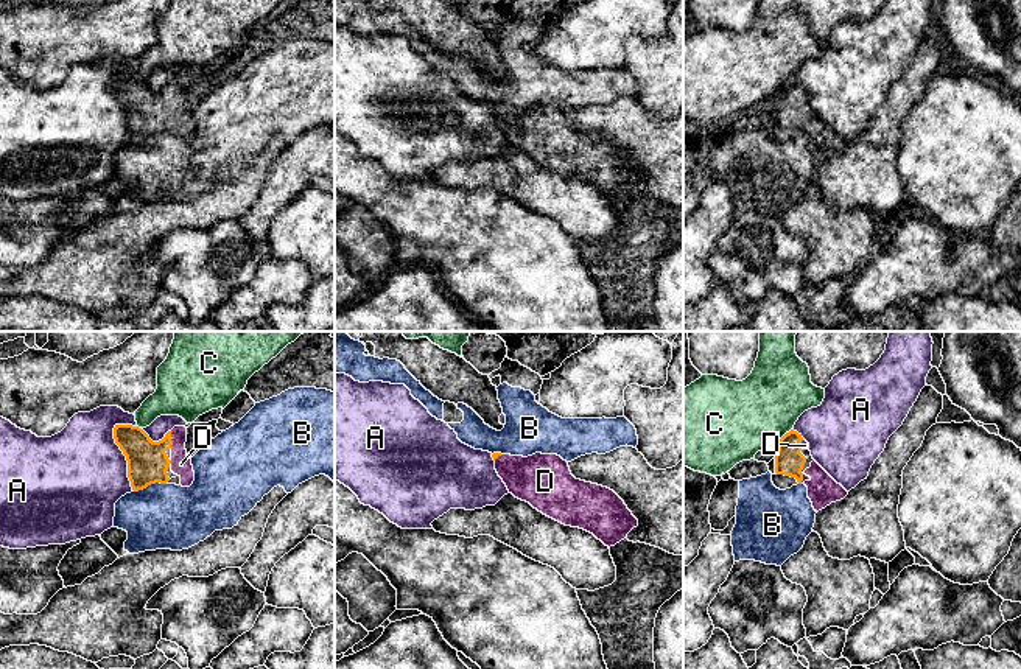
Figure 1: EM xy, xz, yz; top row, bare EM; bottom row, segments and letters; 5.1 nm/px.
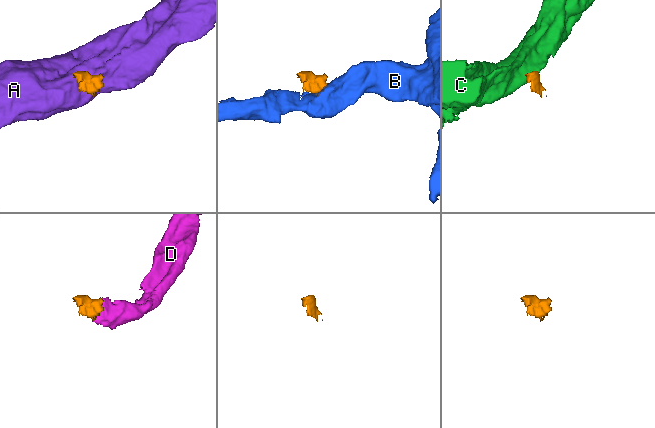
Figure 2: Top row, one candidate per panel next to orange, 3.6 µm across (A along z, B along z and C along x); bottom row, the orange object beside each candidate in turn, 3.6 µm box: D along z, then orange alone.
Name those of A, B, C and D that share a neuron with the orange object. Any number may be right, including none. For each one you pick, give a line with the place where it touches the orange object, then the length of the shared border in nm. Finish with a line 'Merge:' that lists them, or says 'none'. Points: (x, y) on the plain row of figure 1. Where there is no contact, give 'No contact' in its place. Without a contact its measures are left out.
D: Touches orange at xy (170, 92). Shared border 100 nm
Merge: D

